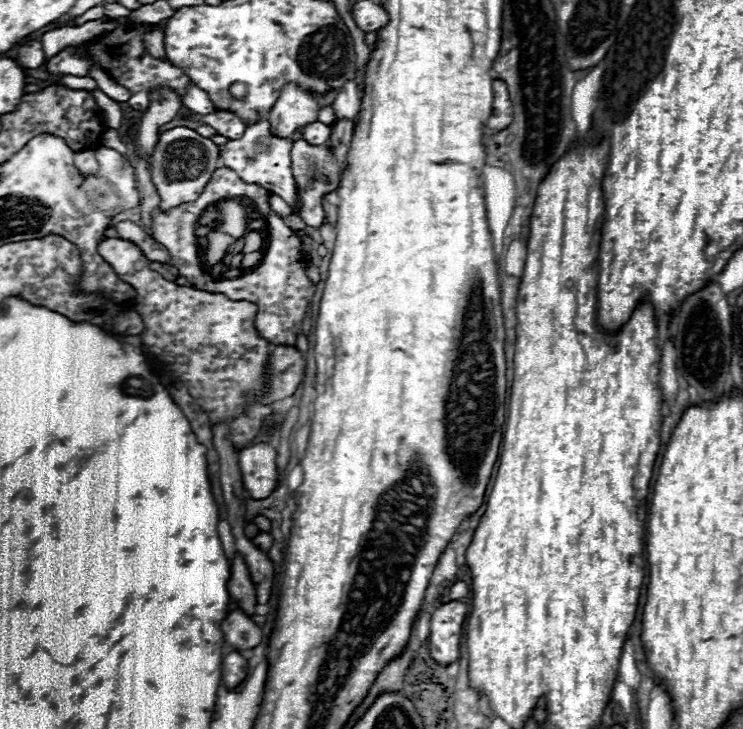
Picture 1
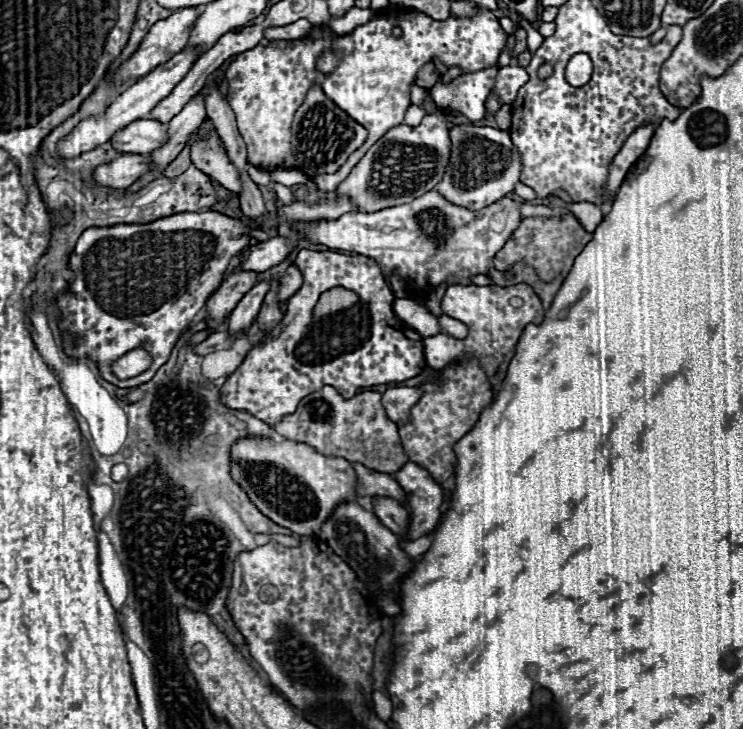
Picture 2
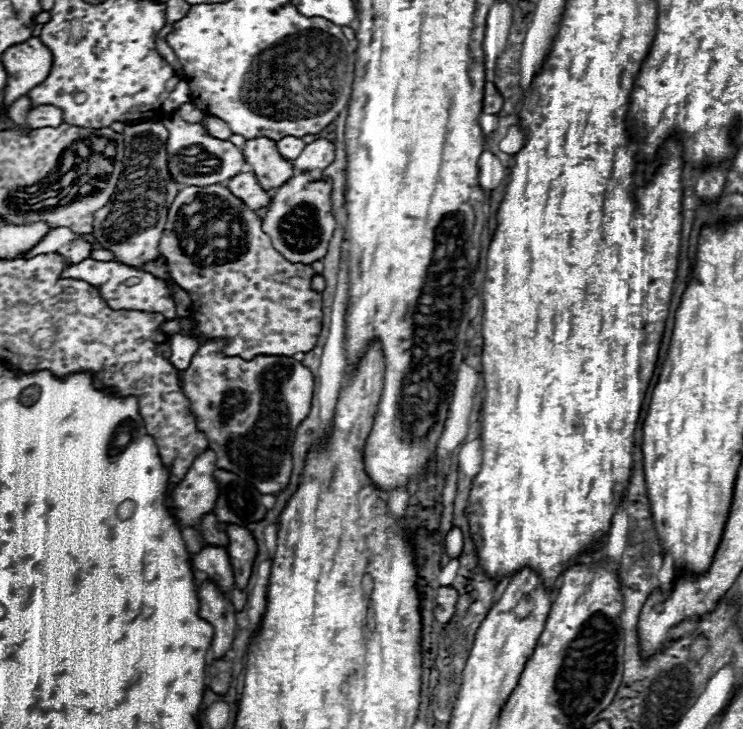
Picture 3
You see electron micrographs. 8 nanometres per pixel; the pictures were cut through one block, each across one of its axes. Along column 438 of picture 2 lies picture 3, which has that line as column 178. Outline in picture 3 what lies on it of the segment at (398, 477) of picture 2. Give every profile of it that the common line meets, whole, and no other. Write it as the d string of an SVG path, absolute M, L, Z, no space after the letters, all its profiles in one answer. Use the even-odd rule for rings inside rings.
M206 450L194 460L184 480L172 490L170 500L174 504L174 516L182 524L198 526L202 514L214 510L214 502L218 500L218 482L214 480L216 470L216 454L214 450Z

